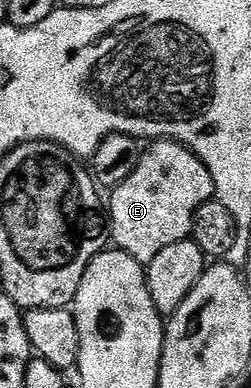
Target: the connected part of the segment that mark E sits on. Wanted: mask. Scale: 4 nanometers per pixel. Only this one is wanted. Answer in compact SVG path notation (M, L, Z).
M168 140L150 141L144 147L135 172L123 180L123 184L112 187L110 194L113 195L107 198L107 230L112 245L142 264L155 260L155 256L170 244L186 241L192 235L197 209L214 197L211 172L207 172L203 160L199 160L199 156L192 154L181 142Z

